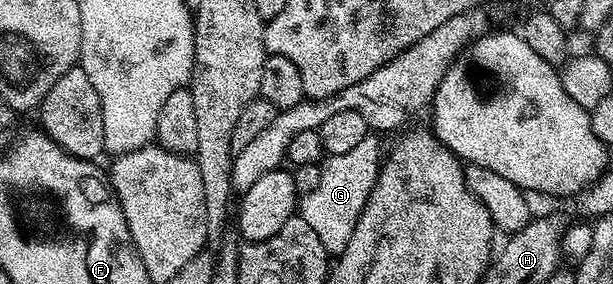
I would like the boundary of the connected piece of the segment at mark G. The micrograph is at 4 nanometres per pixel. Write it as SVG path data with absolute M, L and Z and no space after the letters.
M366 136L353 150L344 154L326 156L314 189L301 197L300 215L304 222L308 222L308 226L312 226L331 257L341 256L344 246L348 246L348 238L352 238L352 230L356 230L356 222L368 202L368 194L372 194L372 186L384 159L384 148L382 152L376 136Z

